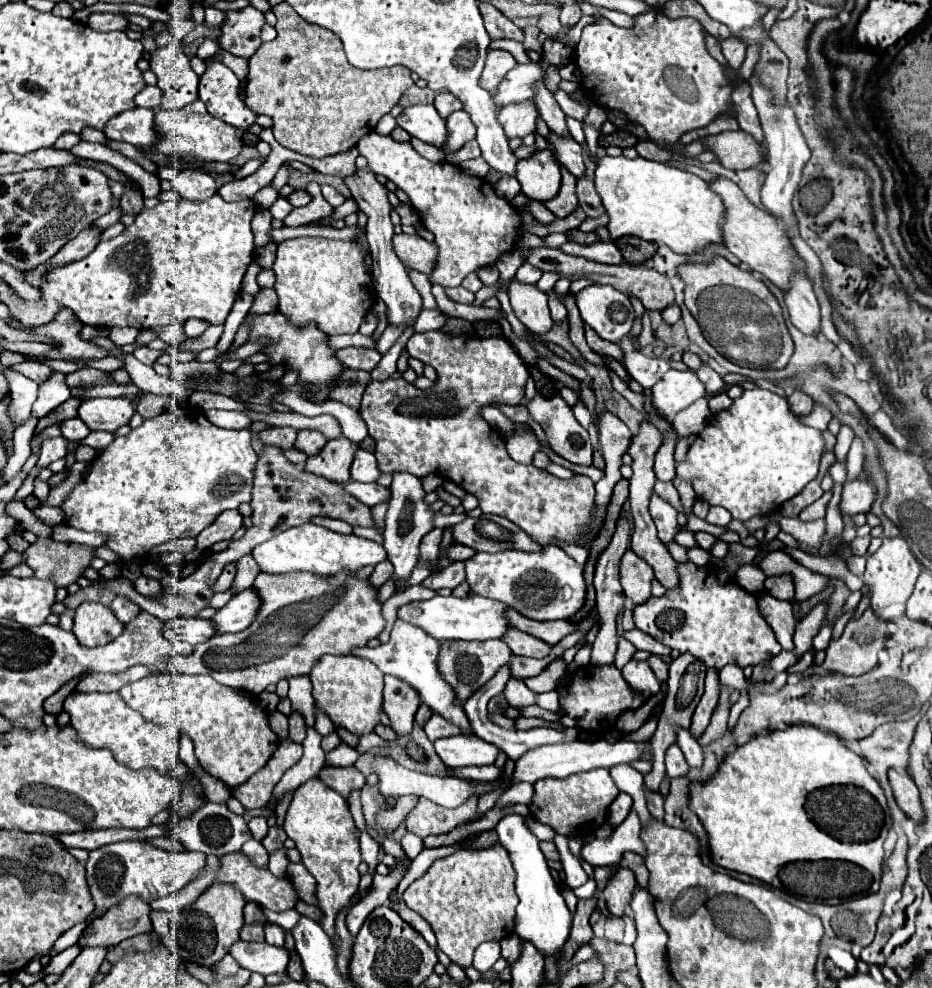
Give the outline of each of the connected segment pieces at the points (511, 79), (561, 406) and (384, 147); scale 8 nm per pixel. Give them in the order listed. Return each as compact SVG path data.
M525 63L511 69L505 77L505 81L499 85L499 93L493 97L493 101L499 107L505 107L509 103L527 101L535 95L535 83L543 81L543 71L539 63Z
M537 393L537 397L527 403L527 409L545 429L549 445L557 455L577 465L591 465L593 449L589 433L577 423L573 411L567 409L567 403L559 395L545 399Z
M367 133L359 139L357 149L367 157L369 167L377 175L385 175L409 195L421 221L425 221L425 227L435 235L439 259L435 271L429 275L433 285L441 285L443 289L459 287L469 273L493 265L517 243L521 227L519 211L505 199L497 197L489 181L469 177L449 163L431 163L421 157L411 143L399 143L379 133Z

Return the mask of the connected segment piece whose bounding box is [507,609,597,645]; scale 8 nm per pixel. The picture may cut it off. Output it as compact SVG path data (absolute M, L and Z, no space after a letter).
M515 609L507 611L507 615L509 615L507 619L513 621L511 625L519 627L521 631L525 631L525 633L529 633L529 635L535 635L535 637L547 641L549 645L557 645L565 635L569 635L569 633L573 633L573 631L577 631L577 629L589 631L591 625L593 625L593 617L597 615L597 611L593 609L591 615L589 615L585 621L581 621L581 623L569 623L569 621L545 621L545 623L541 623L541 621L527 619L525 615L521 615L521 613L515 611Z

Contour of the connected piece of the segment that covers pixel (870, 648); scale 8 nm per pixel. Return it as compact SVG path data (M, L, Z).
M865 609L865 613L853 621L847 623L843 635L835 641L829 643L827 647L827 657L823 661L825 671L833 671L833 673L841 673L841 675L863 675L867 671L871 671L877 665L877 655L879 651L885 647L885 639L887 639L887 621L879 619L873 609Z

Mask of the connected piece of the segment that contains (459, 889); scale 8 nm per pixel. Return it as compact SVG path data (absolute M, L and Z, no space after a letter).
M499 843L487 849L461 849L445 859L437 859L421 879L405 889L403 899L407 907L417 911L433 927L439 949L459 967L471 967L477 945L481 945L483 941L501 941L513 933L517 907L515 869L511 865L511 859L507 857L507 851Z

